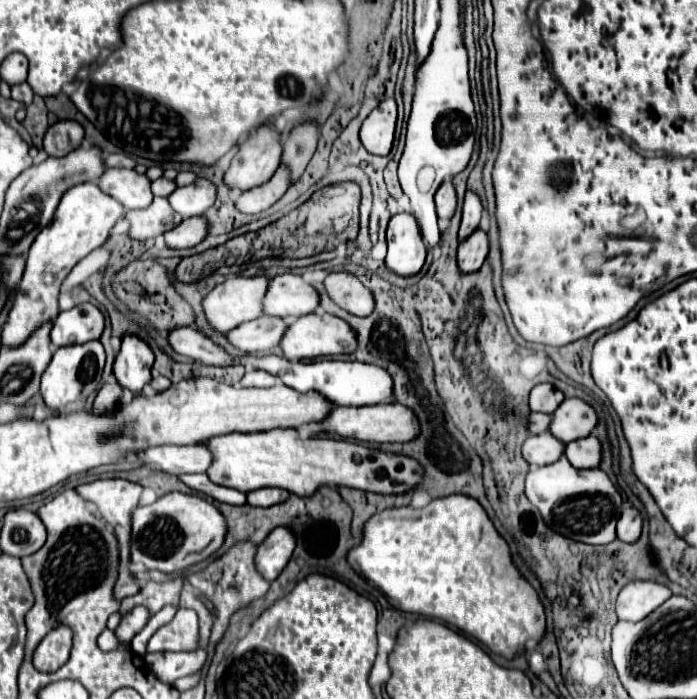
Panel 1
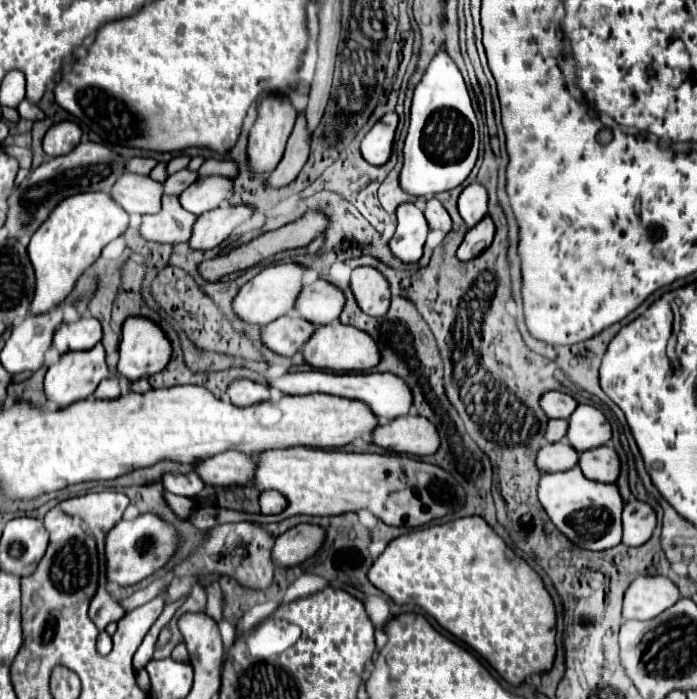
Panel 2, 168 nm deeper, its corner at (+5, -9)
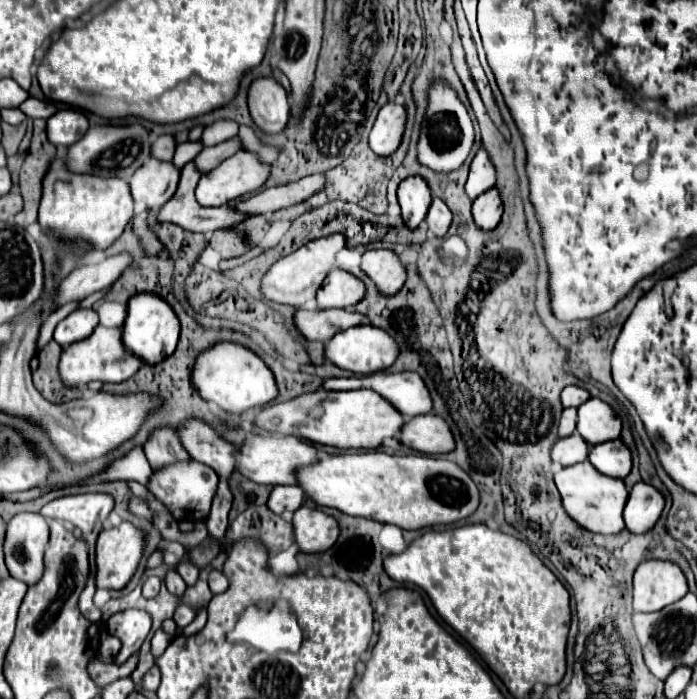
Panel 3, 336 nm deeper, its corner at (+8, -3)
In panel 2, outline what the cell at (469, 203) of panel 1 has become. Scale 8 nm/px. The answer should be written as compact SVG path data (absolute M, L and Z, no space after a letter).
M478 181L470 183L460 193L458 211L468 227L474 227L486 215L486 207L488 207L488 193L486 193L484 185L480 185Z

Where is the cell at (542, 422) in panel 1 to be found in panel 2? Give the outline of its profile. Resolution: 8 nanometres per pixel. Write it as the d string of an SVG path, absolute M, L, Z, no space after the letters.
M552 419L548 423L548 429L546 429L546 439L548 443L556 443L556 441L562 441L564 435L566 435L566 419Z

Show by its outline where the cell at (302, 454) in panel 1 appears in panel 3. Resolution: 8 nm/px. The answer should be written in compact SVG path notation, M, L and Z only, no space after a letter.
M381 451L321 455L315 463L297 467L295 479L305 497L321 507L339 509L345 515L361 515L381 523L393 523L401 529L423 529L431 525L453 523L469 517L479 505L479 491L471 477L459 469L459 465L447 459L433 459L425 455L387 455Z

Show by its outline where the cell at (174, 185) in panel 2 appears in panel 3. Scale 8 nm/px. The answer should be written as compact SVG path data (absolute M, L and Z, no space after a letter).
M233 137L233 139L225 141L225 143L215 145L215 147L205 147L205 149L193 159L193 163L195 163L195 167L197 167L199 173L207 173L207 171L215 169L221 161L225 161L227 157L231 157L231 155L237 153L237 151L239 151L239 139Z

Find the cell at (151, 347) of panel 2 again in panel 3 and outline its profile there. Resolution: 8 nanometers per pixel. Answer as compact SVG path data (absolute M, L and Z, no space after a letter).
M139 293L137 297L129 299L127 319L123 325L123 345L131 355L139 357L143 363L155 365L175 351L177 339L179 339L179 319L163 299L155 297L153 293Z

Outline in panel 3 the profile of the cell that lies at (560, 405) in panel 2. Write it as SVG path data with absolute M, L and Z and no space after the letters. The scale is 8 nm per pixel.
M565 387L561 391L561 405L563 407L579 407L583 401L589 399L589 393L581 387Z

